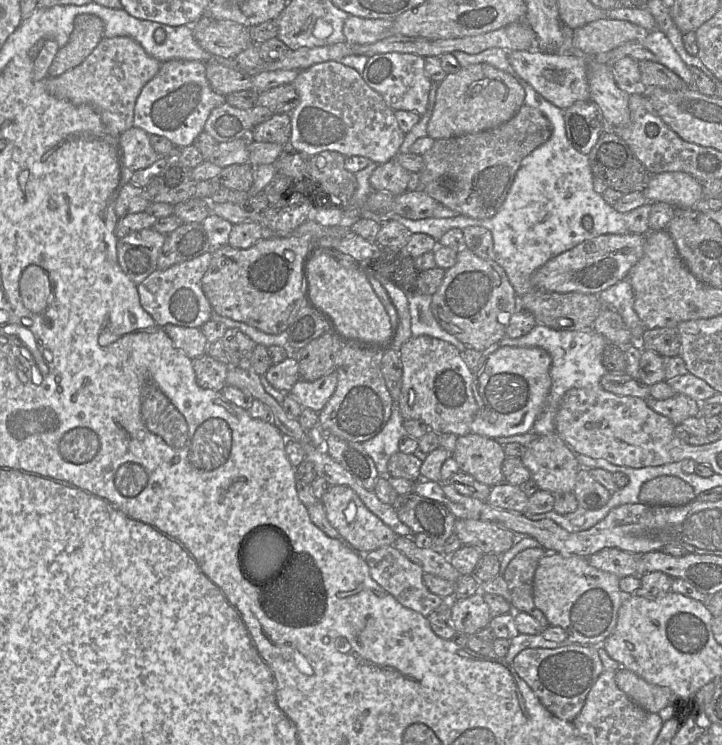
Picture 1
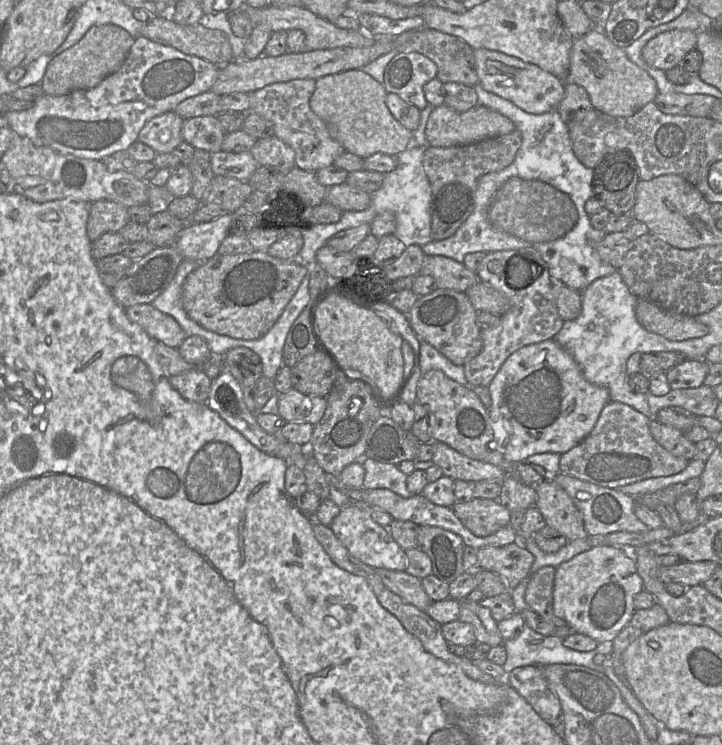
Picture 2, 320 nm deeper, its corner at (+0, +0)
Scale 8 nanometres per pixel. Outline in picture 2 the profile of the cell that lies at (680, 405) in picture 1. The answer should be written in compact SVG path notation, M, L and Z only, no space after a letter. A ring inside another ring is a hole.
M651 420L649 426L655 441L669 453L689 462L695 458L696 444L688 440L684 432L656 420Z

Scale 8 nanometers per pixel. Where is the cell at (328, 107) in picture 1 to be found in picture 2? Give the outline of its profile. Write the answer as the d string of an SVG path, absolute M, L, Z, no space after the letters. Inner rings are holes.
M296 79L273 83L249 94L250 111L271 121L274 135L295 152L295 166L317 172L333 165L334 160L346 152L329 134L326 124L312 111L310 99L316 87L313 79Z

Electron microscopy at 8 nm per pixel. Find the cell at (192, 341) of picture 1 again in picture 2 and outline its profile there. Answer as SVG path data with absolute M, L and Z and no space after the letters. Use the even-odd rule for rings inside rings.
M137 304L125 308L125 313L131 322L139 325L150 337L163 344L178 348L187 338L178 322L152 304Z

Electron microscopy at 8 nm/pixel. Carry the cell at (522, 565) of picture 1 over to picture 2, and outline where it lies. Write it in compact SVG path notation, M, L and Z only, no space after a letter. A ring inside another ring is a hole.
M544 566L535 573L530 573L525 601L532 611L541 615L547 622L556 627L566 626L566 621L553 612L555 571L556 569L552 566Z

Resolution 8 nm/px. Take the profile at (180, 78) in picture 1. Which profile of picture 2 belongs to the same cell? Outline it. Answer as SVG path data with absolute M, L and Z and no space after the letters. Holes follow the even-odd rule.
M174 111L151 118L140 130L138 141L157 153L171 153L182 141L184 119Z

